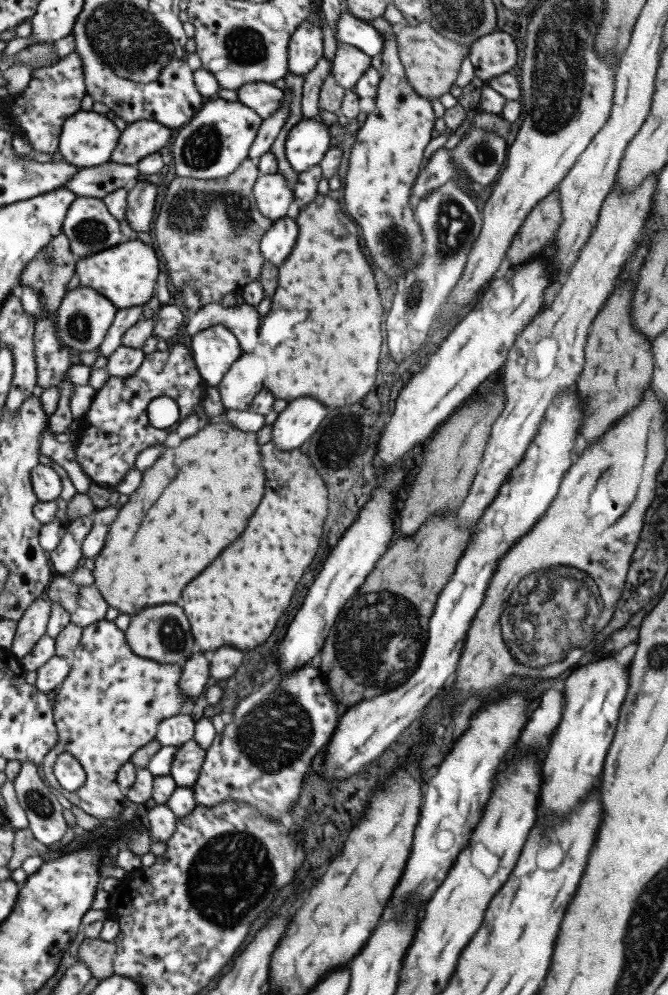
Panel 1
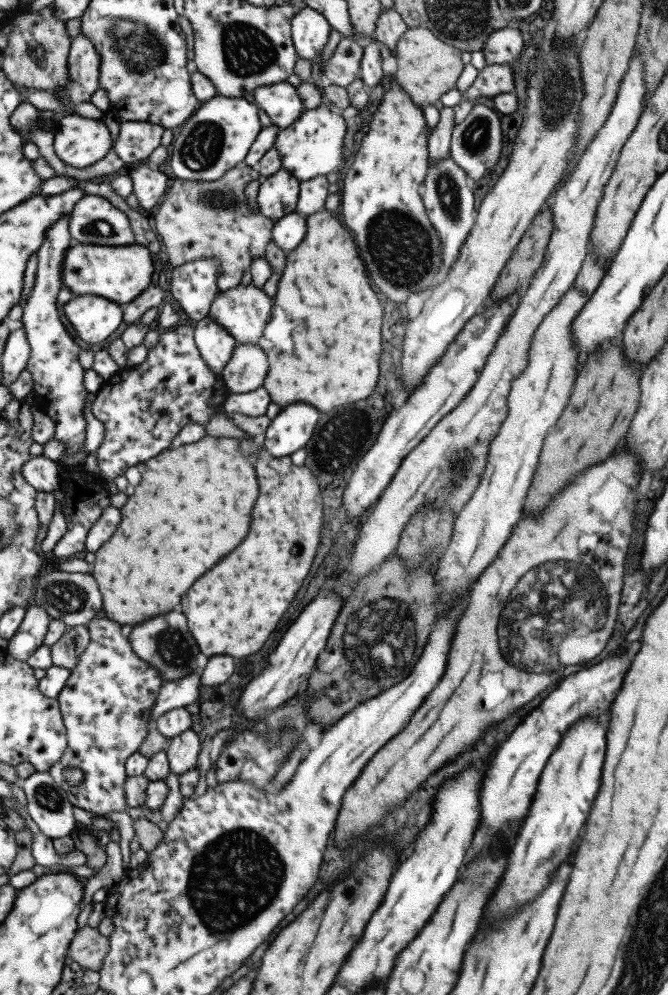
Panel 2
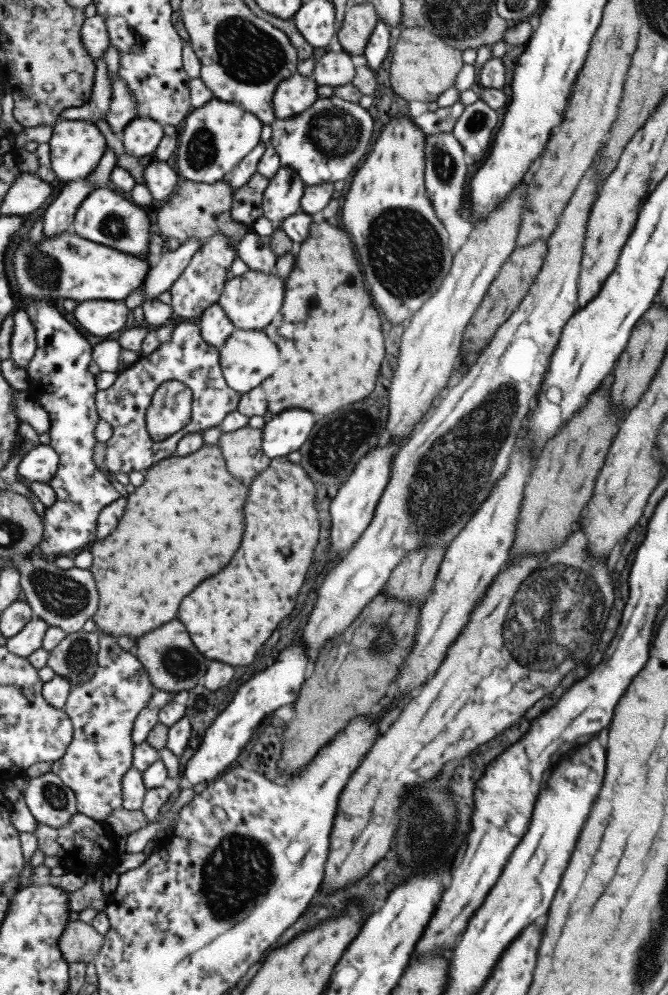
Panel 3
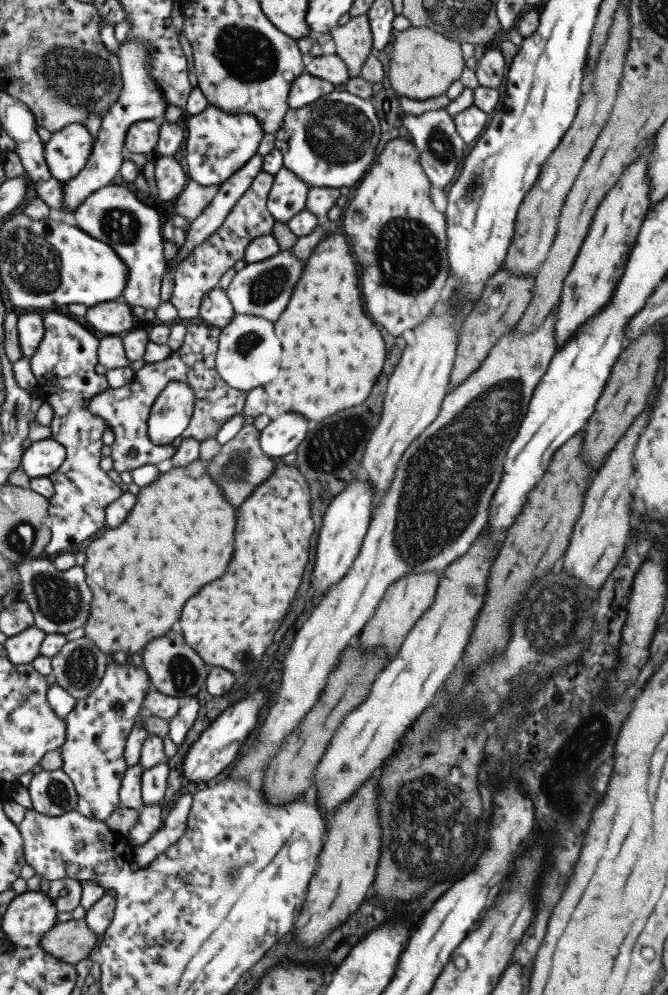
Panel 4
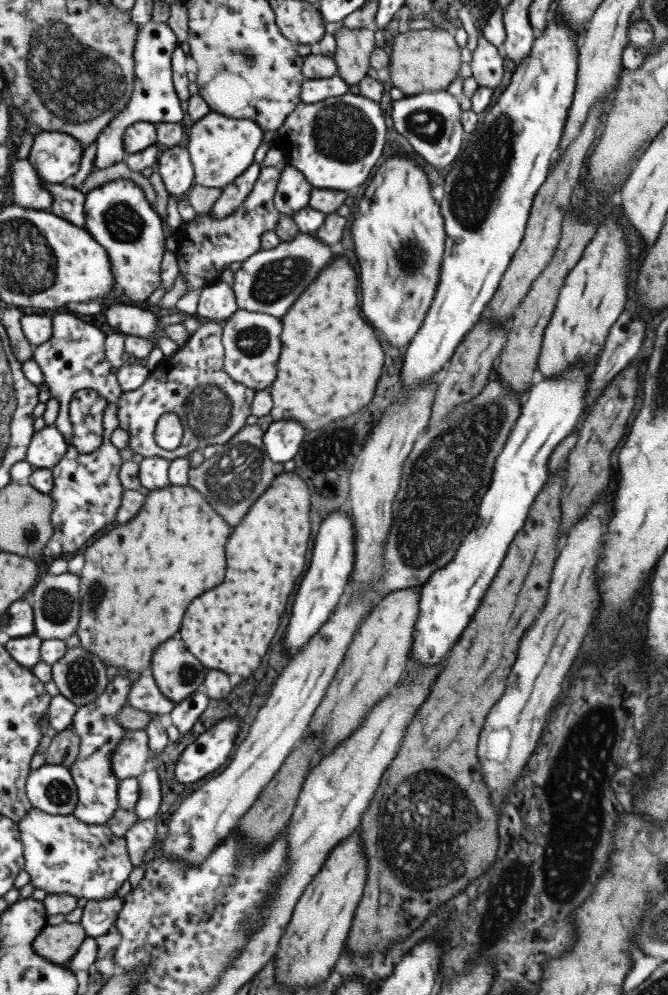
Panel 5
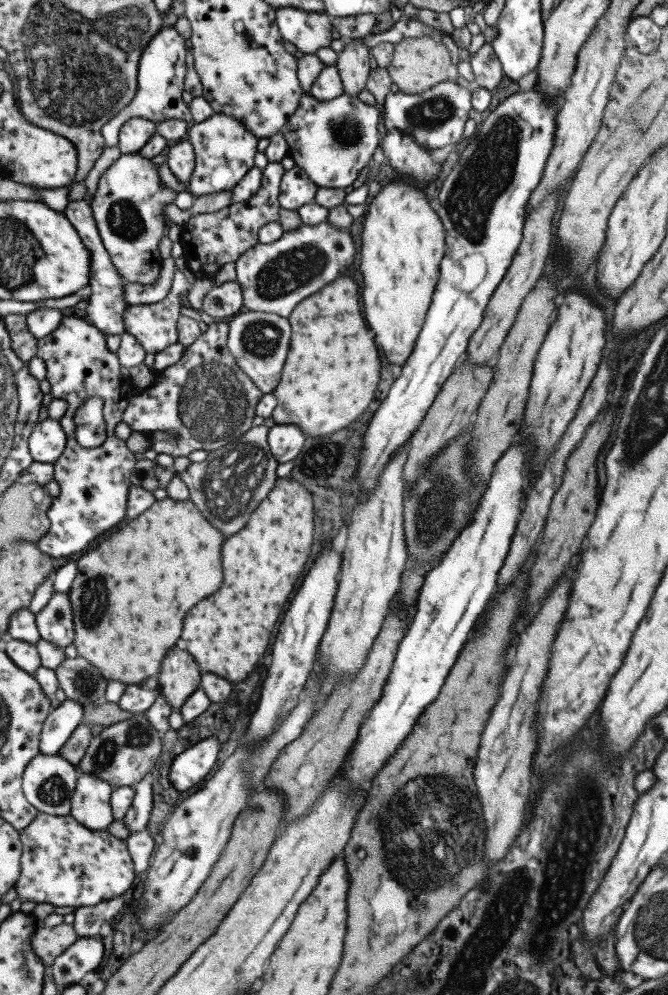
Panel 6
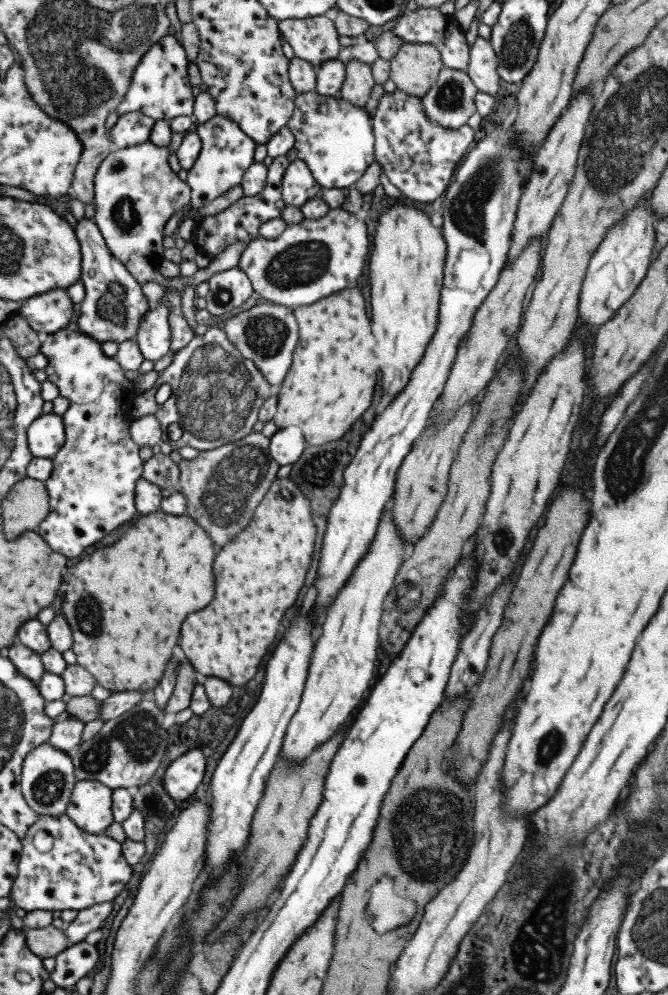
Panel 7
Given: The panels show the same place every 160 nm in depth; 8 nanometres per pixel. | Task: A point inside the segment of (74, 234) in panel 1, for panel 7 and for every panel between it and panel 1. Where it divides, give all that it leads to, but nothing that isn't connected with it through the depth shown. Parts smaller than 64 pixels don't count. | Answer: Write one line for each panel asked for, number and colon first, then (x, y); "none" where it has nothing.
2: (94, 220)
3: (106, 217)
4: (114, 215)
5: (118, 214)
6: (129, 204)
7: (136, 191)

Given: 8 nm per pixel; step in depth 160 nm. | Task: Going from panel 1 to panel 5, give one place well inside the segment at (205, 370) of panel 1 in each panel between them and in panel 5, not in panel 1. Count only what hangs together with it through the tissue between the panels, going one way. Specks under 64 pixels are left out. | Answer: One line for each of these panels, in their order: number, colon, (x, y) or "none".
2: (217, 345)
3: (217, 327)
4: (217, 309)
5: (218, 302)

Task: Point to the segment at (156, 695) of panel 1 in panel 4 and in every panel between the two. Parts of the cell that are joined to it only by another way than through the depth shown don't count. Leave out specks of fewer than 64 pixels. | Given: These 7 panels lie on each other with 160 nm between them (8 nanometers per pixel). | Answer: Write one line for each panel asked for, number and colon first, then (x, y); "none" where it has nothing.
2: (107, 703)
3: (104, 711)
4: (94, 757)

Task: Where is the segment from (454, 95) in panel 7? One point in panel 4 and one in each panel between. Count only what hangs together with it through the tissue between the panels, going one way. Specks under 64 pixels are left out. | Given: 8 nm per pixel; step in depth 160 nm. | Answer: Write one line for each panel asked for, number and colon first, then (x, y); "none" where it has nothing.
4: (440, 149)
5: (429, 121)
6: (434, 118)

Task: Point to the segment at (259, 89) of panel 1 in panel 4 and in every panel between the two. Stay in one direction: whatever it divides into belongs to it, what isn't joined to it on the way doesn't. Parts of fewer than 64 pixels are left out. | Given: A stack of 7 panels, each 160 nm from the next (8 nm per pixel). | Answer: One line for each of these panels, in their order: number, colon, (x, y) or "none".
2: (280, 101)
3: (297, 94)
4: (308, 88)

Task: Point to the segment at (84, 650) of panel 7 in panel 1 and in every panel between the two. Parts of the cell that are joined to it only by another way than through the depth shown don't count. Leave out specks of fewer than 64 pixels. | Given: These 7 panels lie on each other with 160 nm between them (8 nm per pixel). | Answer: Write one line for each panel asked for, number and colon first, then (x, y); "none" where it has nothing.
1: (211, 484)
2: (198, 498)
3: (185, 522)
4: (180, 536)
5: (144, 574)
6: (150, 574)

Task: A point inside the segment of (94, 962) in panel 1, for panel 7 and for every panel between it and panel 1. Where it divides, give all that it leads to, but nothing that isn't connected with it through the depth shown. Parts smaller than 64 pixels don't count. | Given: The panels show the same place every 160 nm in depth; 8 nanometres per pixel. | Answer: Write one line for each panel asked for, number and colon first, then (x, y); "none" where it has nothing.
2: (89, 948)
3: (82, 942)
4: (72, 941)
5: (59, 943)
6: (49, 942)
7: (48, 942)

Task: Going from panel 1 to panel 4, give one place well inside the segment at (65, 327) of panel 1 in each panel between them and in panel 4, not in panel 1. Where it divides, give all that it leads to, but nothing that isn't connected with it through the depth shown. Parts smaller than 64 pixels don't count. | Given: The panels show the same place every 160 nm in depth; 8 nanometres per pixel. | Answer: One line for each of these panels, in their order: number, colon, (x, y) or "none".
2: (94, 318)
3: (106, 318)
4: (115, 317)

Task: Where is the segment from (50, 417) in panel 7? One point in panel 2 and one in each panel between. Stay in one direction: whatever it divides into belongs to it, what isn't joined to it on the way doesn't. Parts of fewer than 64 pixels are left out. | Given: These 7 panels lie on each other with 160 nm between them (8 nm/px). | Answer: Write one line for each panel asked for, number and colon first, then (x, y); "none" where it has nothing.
2: (44, 474)
3: (41, 463)
4: (44, 457)
5: (49, 446)
6: (48, 442)

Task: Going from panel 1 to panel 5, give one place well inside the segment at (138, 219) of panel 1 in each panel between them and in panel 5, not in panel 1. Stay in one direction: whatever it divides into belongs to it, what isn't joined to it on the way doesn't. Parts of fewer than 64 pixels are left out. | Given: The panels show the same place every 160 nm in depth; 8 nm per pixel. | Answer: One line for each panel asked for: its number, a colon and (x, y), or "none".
2: (150, 185)
3: (161, 179)
4: (171, 179)
5: (176, 167)

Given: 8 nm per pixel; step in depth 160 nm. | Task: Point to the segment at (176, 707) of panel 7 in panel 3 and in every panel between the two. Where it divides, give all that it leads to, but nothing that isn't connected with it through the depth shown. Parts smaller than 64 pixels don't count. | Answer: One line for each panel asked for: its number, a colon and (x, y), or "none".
3: (175, 665)
4: (175, 669)
5: (178, 673)
6: (180, 677)

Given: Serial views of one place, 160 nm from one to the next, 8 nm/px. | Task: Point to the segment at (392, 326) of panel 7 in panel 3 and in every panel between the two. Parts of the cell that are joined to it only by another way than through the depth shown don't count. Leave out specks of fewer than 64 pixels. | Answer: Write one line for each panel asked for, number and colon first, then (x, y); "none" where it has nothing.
3: (403, 246)
4: (400, 239)
5: (397, 229)
6: (402, 239)

